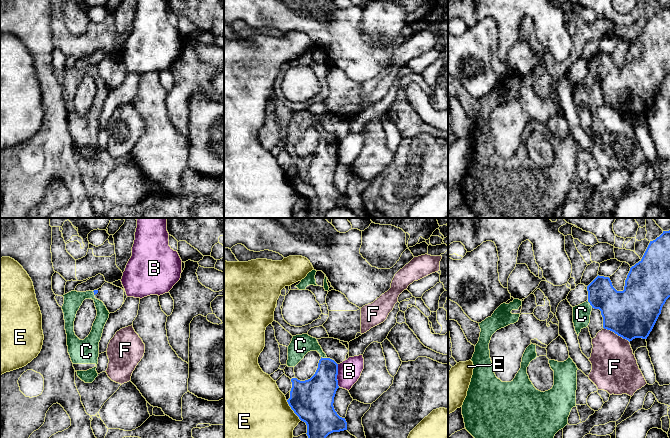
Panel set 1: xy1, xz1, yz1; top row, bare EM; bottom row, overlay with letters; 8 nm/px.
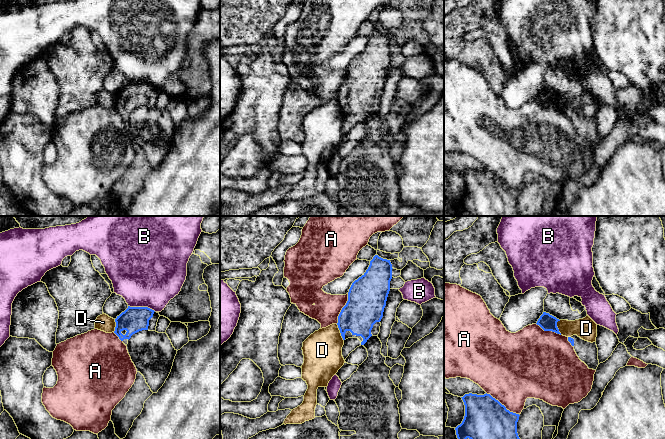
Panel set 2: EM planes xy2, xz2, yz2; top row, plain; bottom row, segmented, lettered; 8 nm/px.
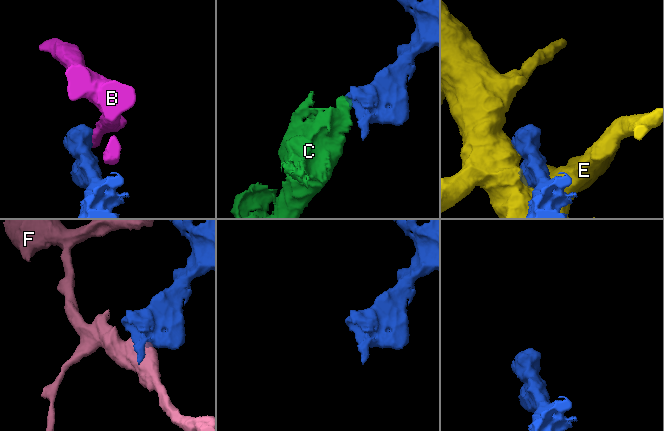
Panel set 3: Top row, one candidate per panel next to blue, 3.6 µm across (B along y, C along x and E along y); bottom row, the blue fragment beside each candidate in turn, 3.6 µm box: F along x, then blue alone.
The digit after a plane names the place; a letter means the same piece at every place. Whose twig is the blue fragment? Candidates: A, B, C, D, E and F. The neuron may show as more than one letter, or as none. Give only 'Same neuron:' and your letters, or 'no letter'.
Same neuron: C

